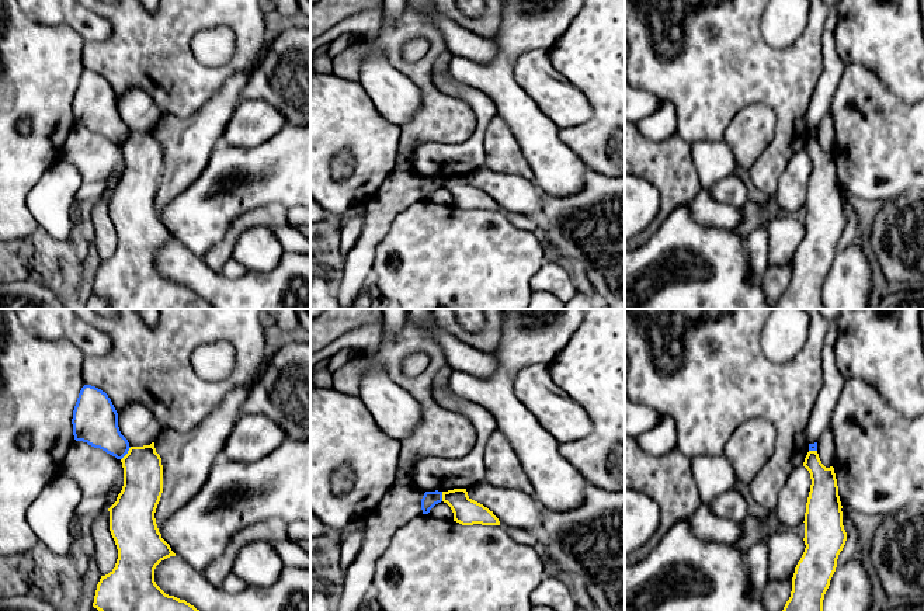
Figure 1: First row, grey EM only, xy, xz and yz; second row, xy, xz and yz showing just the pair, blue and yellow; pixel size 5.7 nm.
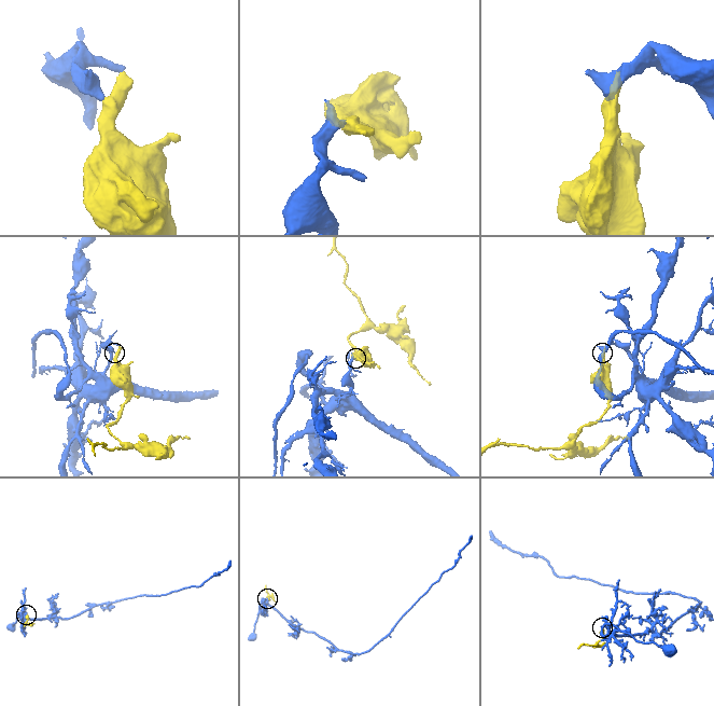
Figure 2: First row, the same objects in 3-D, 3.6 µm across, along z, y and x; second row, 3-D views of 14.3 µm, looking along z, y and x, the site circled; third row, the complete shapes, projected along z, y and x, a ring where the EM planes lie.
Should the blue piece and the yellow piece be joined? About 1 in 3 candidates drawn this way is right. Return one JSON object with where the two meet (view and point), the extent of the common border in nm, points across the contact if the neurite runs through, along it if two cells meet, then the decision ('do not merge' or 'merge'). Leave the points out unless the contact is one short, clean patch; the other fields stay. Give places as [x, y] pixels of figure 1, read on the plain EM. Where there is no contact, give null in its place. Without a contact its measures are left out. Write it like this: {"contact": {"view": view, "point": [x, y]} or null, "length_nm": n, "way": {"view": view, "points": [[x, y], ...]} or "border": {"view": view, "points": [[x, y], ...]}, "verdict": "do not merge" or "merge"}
{"contact": {"view": "xy", "point": [127, 138]}, "length_nm": 100, "border": {"view": "xy", "points": [[131, 132], [121, 145]]}, "verdict": "do not merge"}

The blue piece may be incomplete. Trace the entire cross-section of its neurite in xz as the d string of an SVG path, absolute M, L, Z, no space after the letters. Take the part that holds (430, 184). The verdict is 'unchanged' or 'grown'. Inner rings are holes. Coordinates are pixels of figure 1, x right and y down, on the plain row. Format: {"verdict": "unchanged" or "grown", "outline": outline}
{"verdict": "unchanged", "outline": "M425 177L423 184L421 184L421 195L423 195L423 199L428 199L430 195L442 187L442 177Z"}

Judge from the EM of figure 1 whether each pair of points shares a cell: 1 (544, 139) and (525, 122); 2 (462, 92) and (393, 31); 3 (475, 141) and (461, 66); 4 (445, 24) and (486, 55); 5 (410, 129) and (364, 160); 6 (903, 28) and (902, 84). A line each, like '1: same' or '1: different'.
1: same
2: different
3: different
4: same
5: different
6: same

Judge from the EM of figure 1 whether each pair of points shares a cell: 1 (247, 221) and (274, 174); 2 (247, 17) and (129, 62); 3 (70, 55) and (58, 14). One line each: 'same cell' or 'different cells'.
1: different cells
2: same cell
3: different cells

